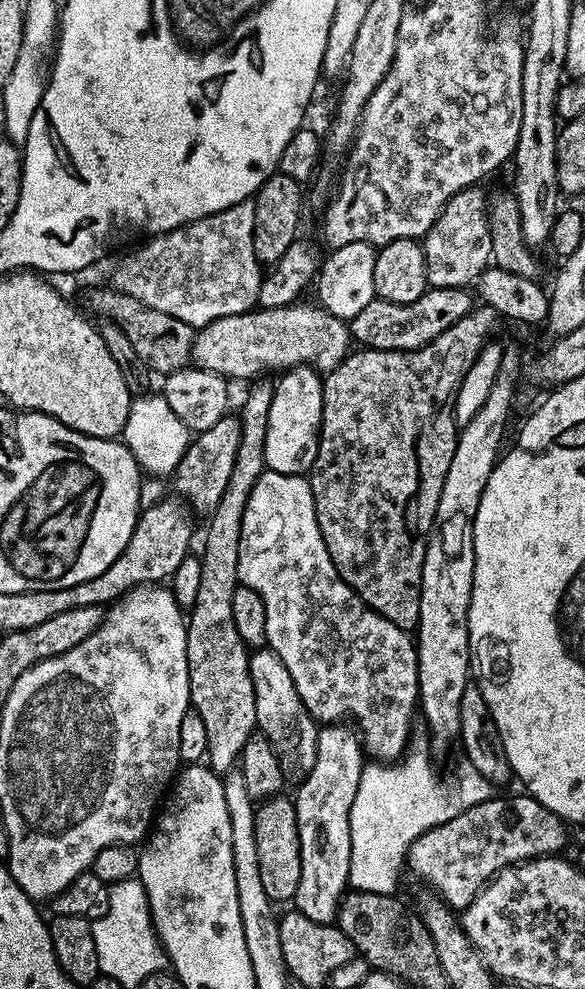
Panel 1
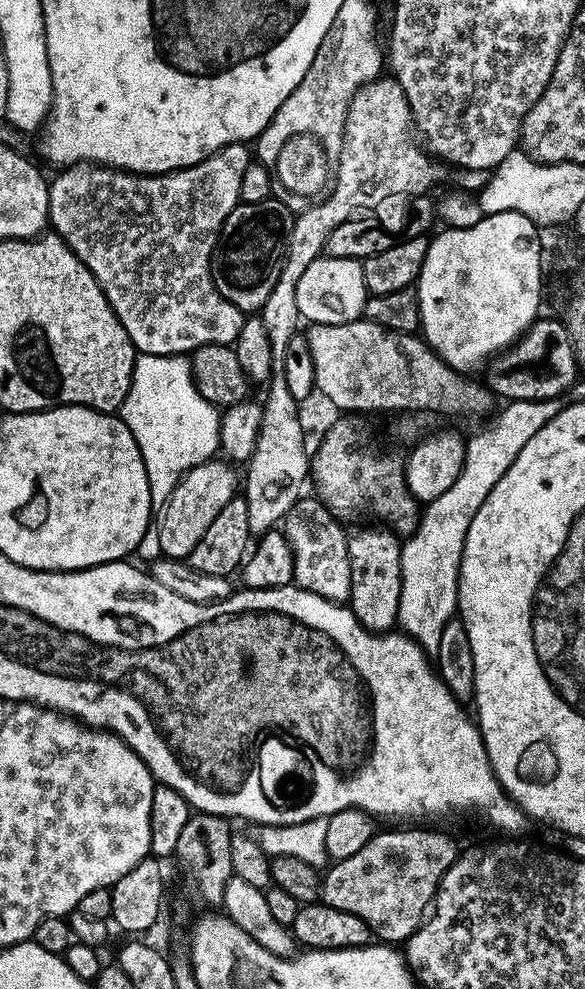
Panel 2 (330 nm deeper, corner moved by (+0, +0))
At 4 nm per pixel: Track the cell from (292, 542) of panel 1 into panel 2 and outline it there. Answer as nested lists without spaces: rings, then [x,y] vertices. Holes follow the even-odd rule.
[[[301,498],[282,521],[282,531],[292,548],[295,587],[317,592],[322,598],[347,601],[350,594],[350,558],[345,525],[337,520],[319,499]]]

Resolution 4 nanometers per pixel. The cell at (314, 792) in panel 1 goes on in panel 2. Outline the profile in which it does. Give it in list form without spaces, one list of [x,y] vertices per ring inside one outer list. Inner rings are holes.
[[[384,526],[364,528],[348,536],[350,558],[350,594],[347,603],[358,622],[377,634],[391,632],[398,624],[398,602],[402,594],[401,541]]]

